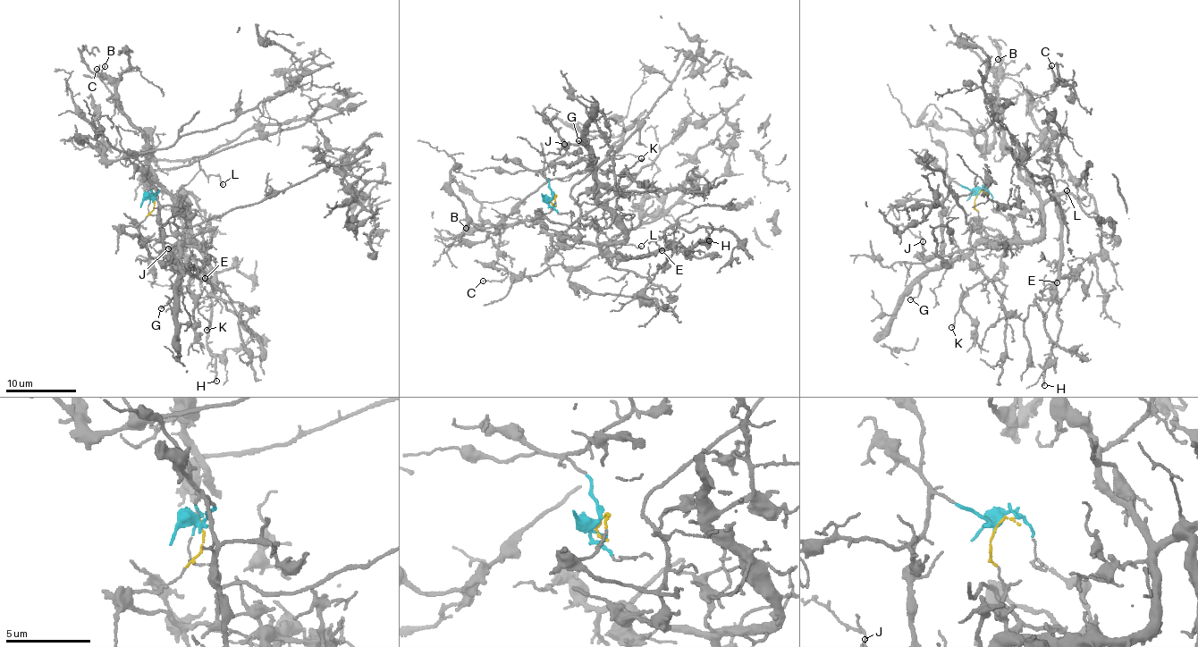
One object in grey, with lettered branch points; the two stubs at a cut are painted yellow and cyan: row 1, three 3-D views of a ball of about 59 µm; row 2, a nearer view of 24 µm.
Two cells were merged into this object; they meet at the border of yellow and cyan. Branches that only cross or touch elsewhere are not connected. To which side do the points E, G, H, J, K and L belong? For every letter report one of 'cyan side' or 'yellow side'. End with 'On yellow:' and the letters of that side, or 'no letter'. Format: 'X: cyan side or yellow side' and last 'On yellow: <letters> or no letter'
E: cyan side
G: cyan side
H: cyan side
J: cyan side
K: cyan side
L: cyan side
On yellow: no letter

